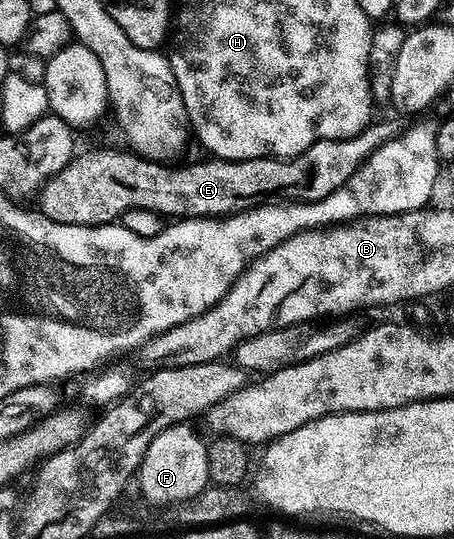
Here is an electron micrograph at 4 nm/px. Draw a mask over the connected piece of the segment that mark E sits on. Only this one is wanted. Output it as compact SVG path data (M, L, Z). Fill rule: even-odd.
M391 121L382 124L370 123L359 134L346 140L320 140L315 142L303 154L288 158L264 156L250 160L219 160L205 158L198 164L187 168L173 168L156 160L146 160L132 150L120 152L117 148L97 148L94 152L74 155L63 170L40 185L41 204L39 211L55 222L64 224L112 224L120 221L121 215L132 208L142 208L158 212L163 218L220 218L234 216L237 212L246 212L259 204L270 202L308 202L327 198L335 190L339 190L359 170L359 166L370 159L388 140L398 135Z

